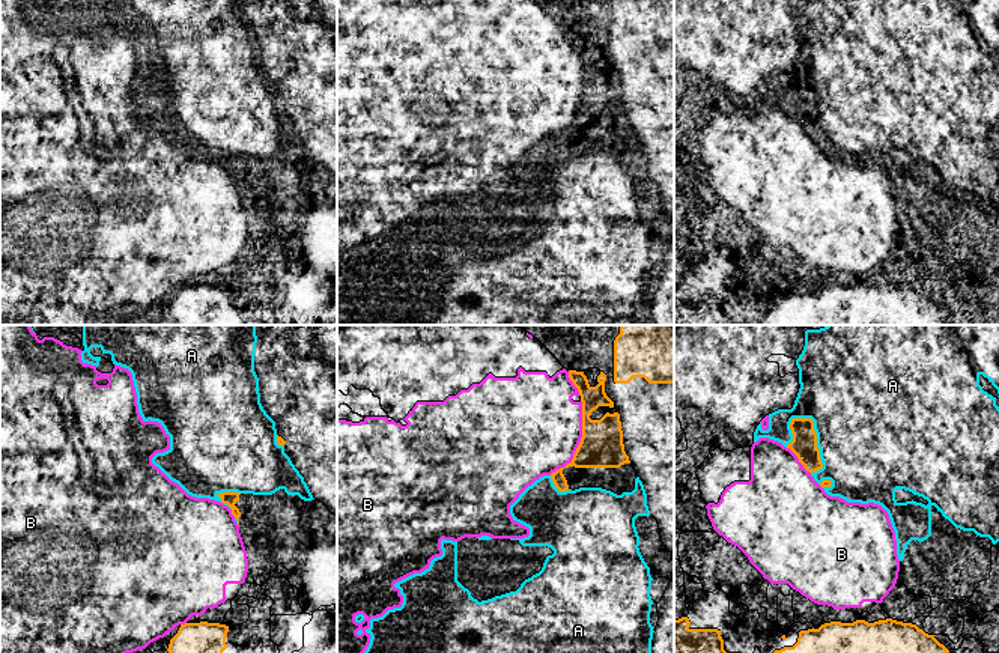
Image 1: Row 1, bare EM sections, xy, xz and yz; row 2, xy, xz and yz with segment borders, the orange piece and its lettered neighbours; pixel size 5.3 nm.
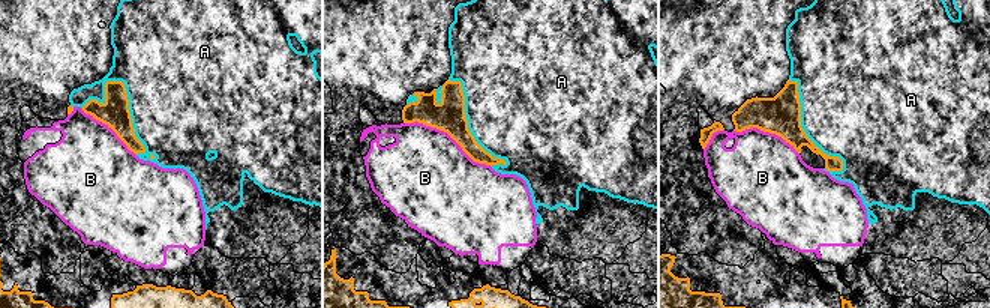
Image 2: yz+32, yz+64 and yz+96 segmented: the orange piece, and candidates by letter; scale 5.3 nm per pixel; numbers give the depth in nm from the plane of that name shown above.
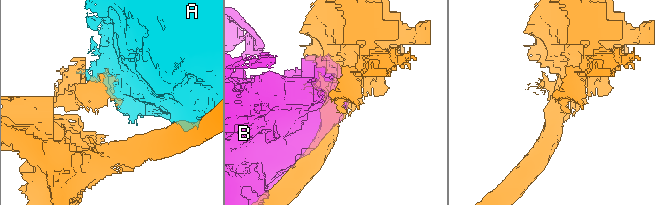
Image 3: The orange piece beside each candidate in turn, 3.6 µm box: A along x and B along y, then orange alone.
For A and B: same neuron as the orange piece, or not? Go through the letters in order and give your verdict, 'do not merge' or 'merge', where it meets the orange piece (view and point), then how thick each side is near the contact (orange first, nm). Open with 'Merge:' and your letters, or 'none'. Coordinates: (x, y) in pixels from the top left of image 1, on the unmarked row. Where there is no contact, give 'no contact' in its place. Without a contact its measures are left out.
Merge: none
A: do not merge; meets orange in yz at (816, 101); 140 nm thick on the orange side, 500 nm on the other
B: do not merge; meets orange in xz at (581, 104); 220 nm thick on the orange side, 480 nm on the other

